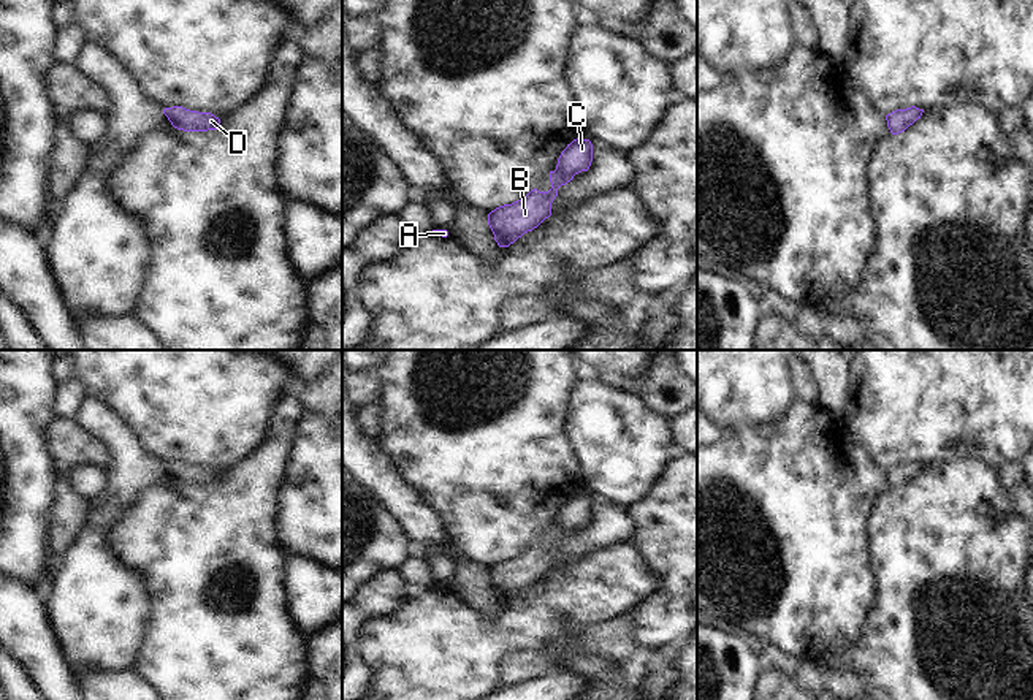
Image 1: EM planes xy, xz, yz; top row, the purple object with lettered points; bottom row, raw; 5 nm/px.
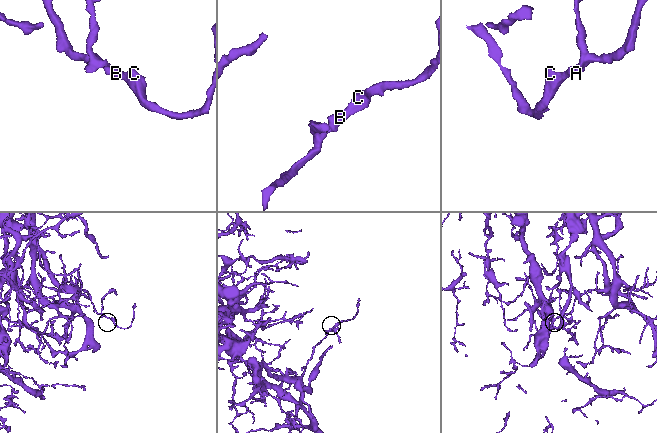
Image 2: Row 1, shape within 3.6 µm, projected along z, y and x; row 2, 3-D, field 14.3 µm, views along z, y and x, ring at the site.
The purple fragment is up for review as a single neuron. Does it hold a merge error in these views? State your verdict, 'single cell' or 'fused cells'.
single cell

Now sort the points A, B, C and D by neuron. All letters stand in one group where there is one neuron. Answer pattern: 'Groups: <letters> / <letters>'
Groups: A B C D.

